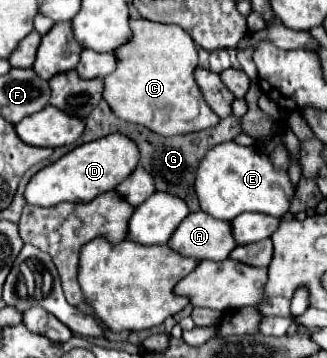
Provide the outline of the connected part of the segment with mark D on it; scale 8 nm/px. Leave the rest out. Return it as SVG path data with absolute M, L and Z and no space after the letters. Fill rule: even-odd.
M112 133L106 135L102 141L90 141L86 145L80 145L62 155L56 163L40 169L26 185L24 199L28 205L38 207L54 207L62 201L86 203L98 197L100 193L112 191L136 169L136 165L138 165L138 147L134 147L134 143L128 141L124 135Z

